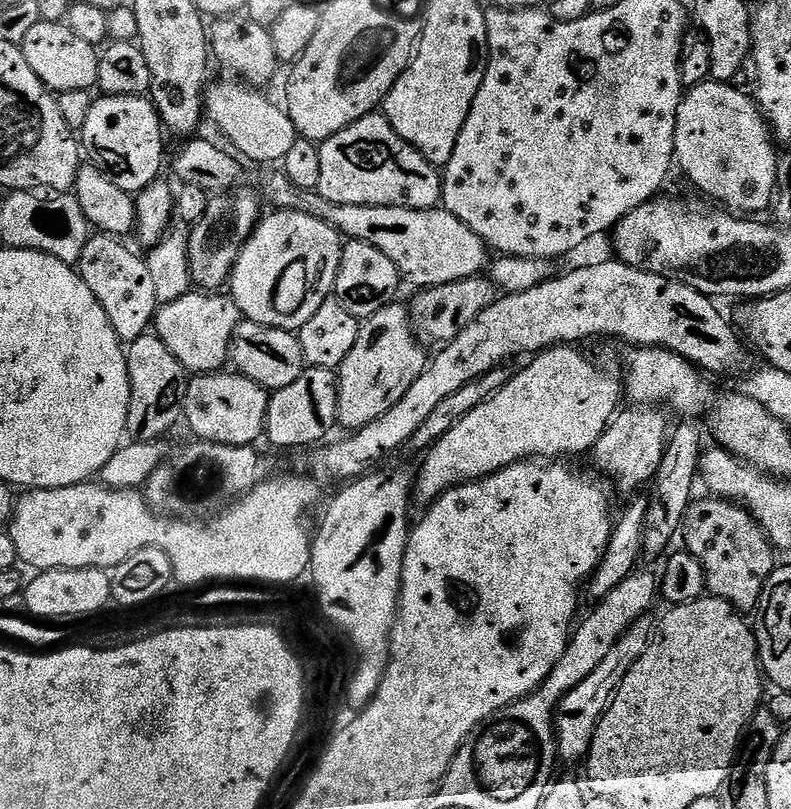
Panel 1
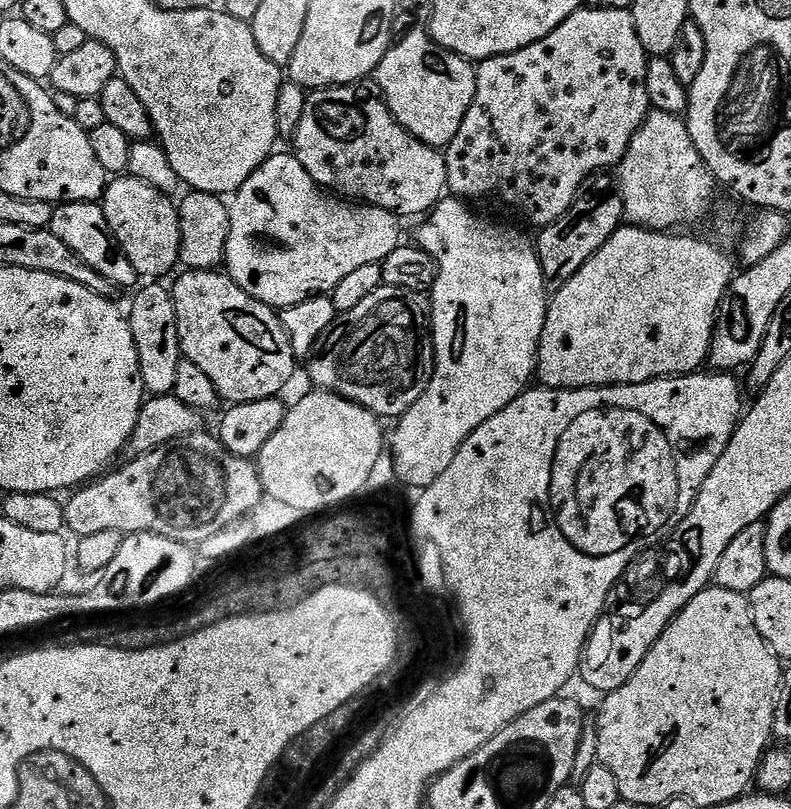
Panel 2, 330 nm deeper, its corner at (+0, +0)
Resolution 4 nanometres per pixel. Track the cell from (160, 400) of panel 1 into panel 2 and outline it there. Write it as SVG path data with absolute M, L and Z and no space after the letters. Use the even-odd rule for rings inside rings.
M148 282L145 284L148 285L132 300L132 312L127 313L128 325L134 334L134 346L138 350L138 362L140 363L140 373L142 374L145 393L149 397L171 396L174 393L174 382L178 382L178 366L182 359L180 339L178 338L176 304L172 301L171 291L160 285L163 283Z

